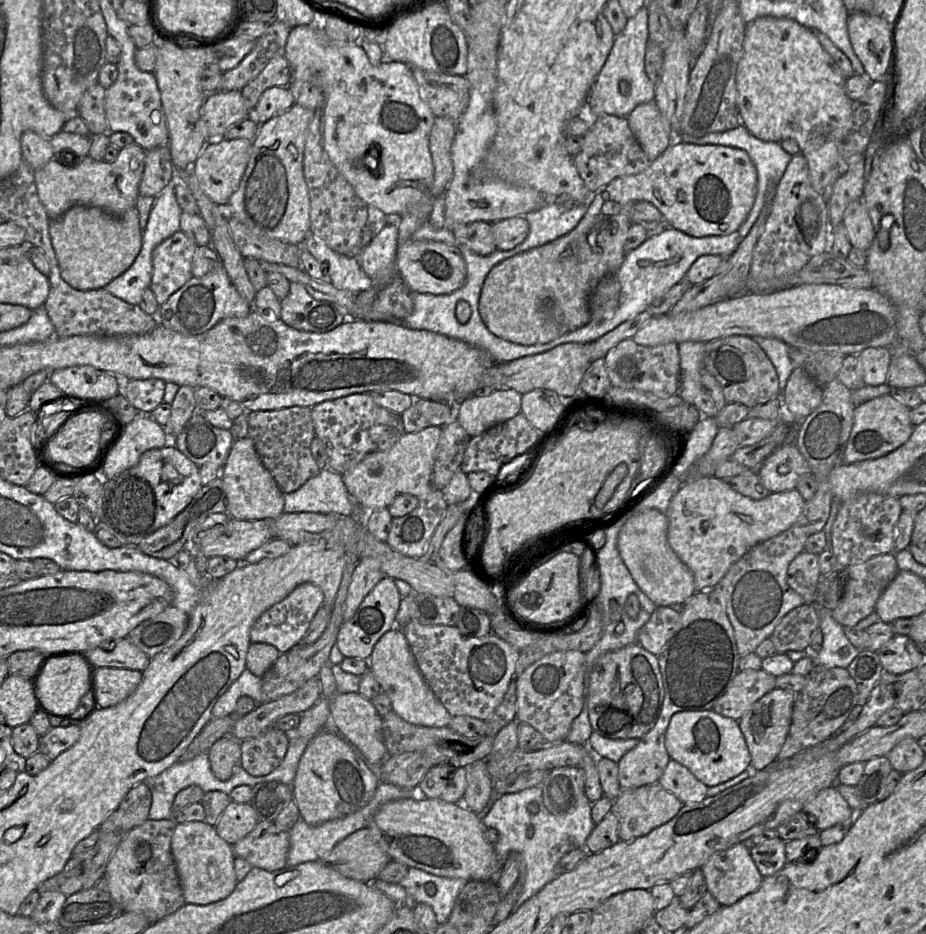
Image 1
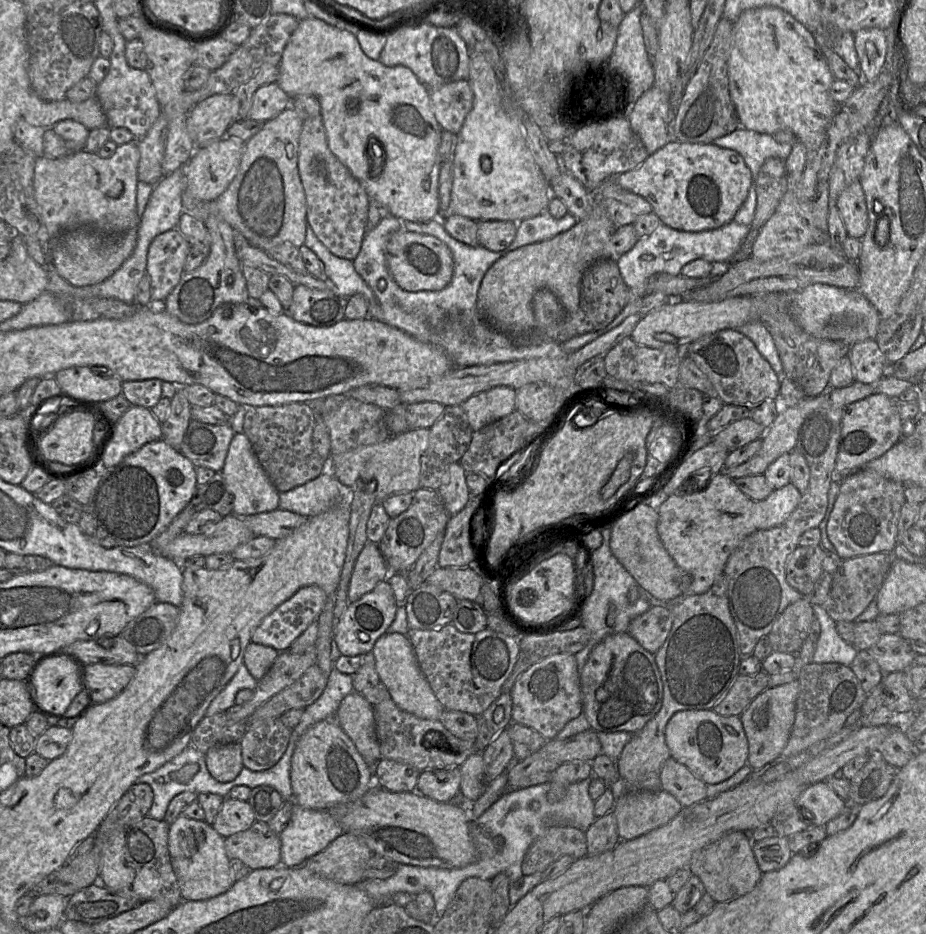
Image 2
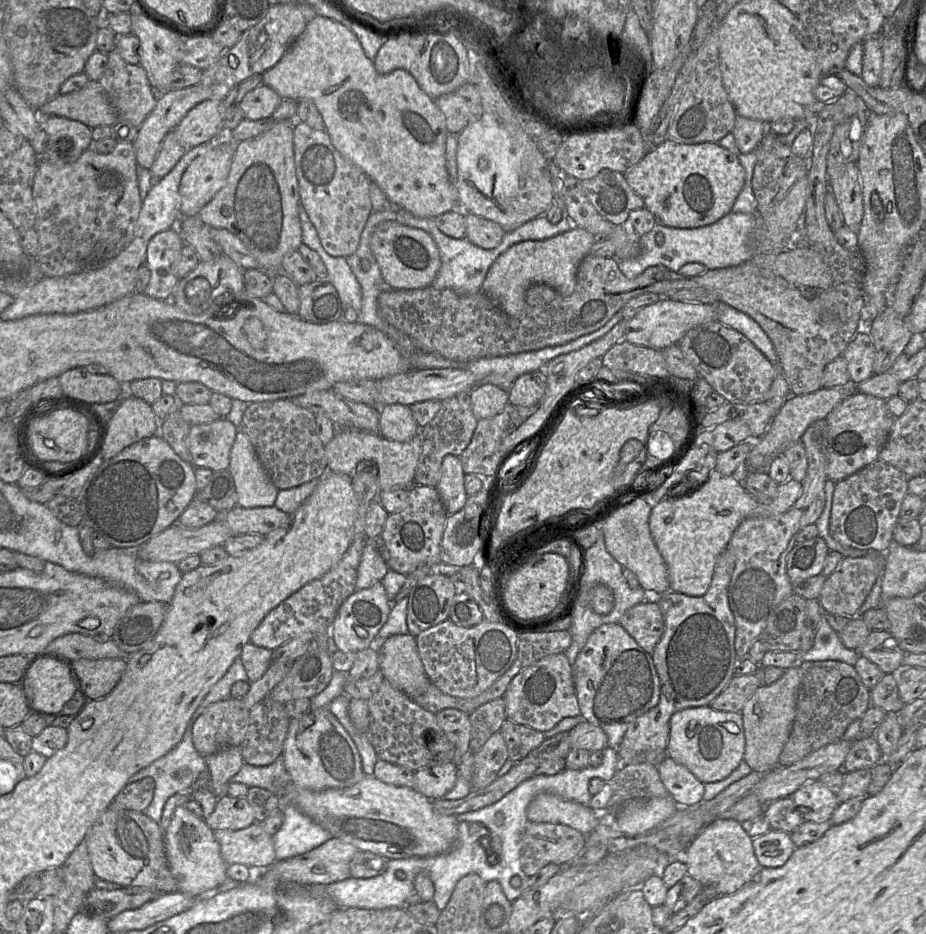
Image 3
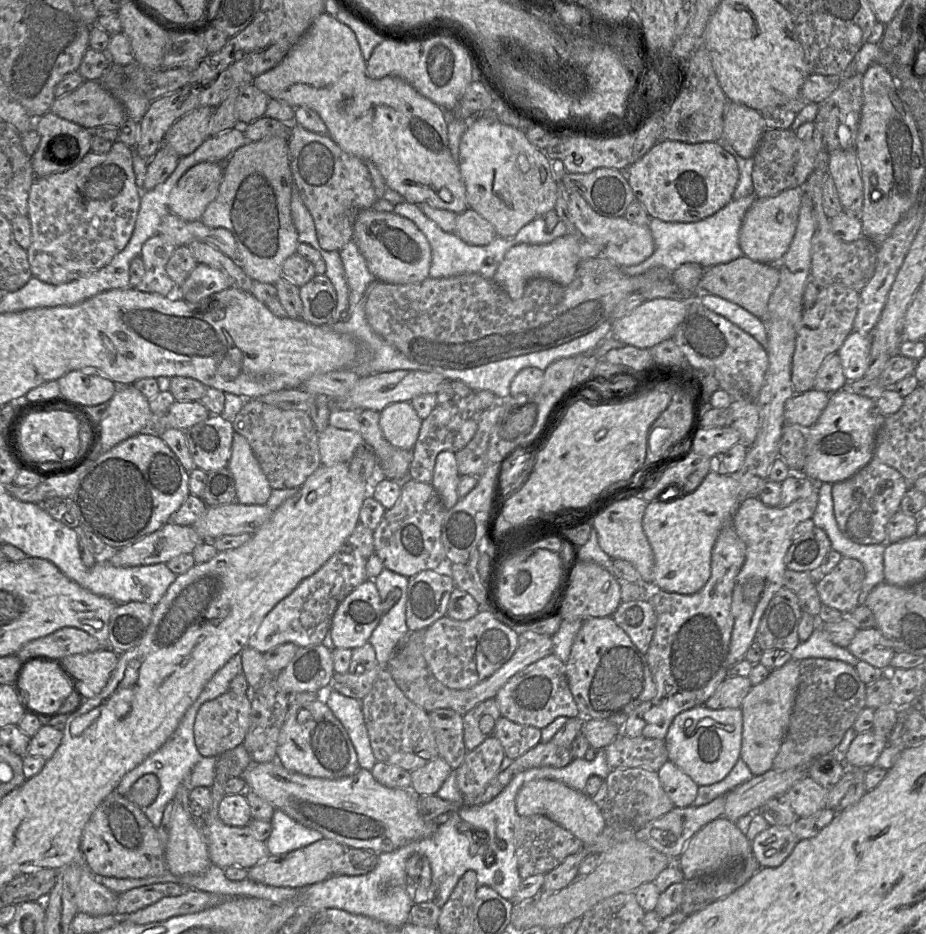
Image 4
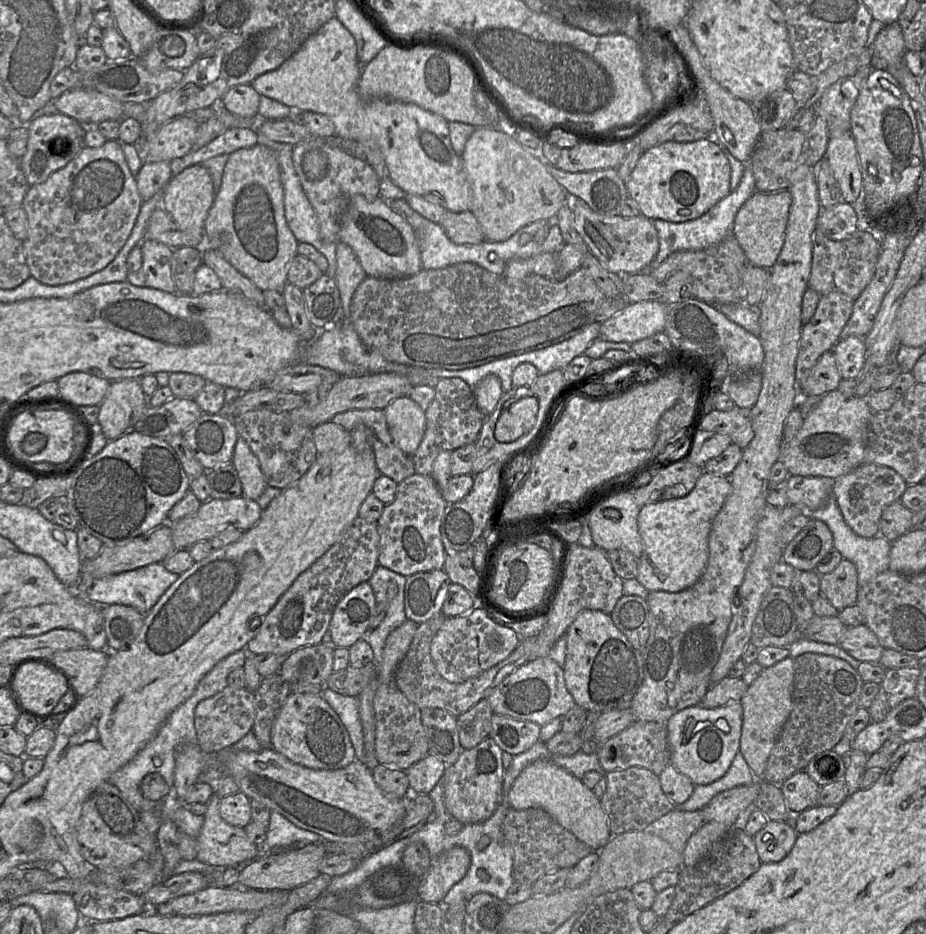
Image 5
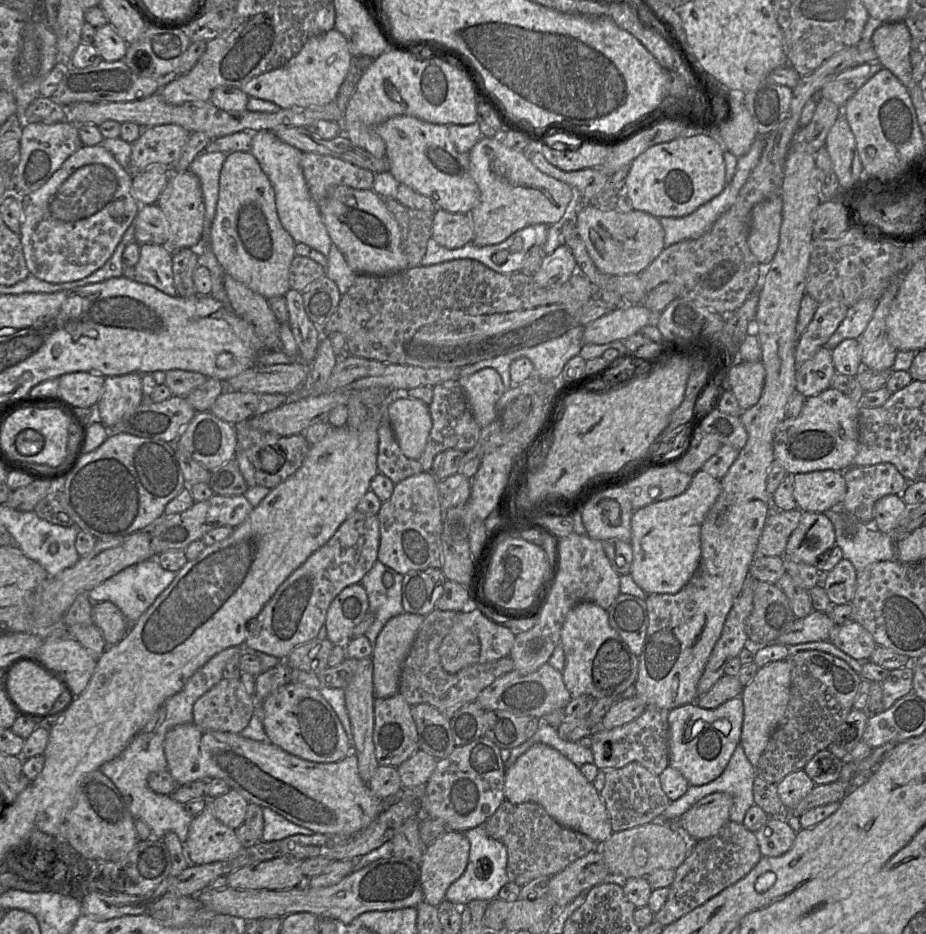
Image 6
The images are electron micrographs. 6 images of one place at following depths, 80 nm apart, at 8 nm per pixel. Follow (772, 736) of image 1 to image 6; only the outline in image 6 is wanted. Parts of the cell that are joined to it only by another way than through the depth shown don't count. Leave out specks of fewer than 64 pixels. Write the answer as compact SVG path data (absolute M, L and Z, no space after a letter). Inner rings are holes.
M791 655L784 660L771 662L758 669L754 678L741 694L744 717L740 743L750 763L756 768L768 741L784 717L790 699Z

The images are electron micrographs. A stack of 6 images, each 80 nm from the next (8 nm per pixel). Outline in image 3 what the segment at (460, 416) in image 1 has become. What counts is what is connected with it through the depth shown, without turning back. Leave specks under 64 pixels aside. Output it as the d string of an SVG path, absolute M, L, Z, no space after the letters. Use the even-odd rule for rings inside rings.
M492 384L477 385L470 392L472 412L475 418L490 418L500 413L509 402L509 393Z

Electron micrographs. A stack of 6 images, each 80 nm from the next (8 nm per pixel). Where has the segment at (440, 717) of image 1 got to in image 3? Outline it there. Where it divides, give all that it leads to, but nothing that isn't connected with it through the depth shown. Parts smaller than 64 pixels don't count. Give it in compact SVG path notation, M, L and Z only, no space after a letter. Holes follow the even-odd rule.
M408 633L393 635L385 640L378 656L384 678L410 699L428 689L430 681L417 651L416 637Z

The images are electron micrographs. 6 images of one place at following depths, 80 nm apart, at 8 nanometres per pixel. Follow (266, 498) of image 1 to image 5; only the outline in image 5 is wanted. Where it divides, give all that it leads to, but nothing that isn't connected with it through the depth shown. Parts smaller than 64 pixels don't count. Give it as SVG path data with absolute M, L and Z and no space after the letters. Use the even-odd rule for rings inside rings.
M241 437L235 444L232 464L242 484L242 497L256 501L268 485L257 457Z

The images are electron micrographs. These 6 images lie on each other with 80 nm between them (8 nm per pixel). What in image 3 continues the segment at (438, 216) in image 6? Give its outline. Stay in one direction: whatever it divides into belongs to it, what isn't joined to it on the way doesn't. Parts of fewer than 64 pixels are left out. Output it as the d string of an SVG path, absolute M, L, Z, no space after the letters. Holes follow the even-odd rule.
M465 213L466 239L483 248L493 249L507 233L499 224L481 216Z

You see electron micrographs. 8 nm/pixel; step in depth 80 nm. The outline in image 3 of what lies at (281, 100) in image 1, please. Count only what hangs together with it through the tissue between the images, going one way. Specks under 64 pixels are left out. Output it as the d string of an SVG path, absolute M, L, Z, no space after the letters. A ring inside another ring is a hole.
M261 84L244 96L240 107L244 119L259 120L272 117L281 100L272 88Z

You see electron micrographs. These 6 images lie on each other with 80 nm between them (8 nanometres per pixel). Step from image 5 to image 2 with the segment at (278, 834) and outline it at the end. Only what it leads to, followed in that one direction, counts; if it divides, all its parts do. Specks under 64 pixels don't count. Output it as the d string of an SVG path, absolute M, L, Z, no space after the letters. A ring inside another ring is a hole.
M293 804L291 819L279 833L281 865L297 867L323 851L345 831L337 818L327 810L310 810Z

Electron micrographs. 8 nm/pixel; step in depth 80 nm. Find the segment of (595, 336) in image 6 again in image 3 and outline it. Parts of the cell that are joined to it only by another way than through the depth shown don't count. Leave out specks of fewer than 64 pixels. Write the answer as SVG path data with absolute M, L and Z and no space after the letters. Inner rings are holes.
M662 298L658 302L640 309L627 322L625 340L637 346L663 351L676 345L694 327L716 320L716 309L711 304L687 303Z

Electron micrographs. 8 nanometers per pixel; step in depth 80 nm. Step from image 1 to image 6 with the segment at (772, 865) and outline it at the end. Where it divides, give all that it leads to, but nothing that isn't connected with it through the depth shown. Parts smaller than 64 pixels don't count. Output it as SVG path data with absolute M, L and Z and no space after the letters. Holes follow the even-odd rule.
M770 817L766 824L755 832L761 855L764 857L779 857L785 854L792 847L796 834L783 817Z

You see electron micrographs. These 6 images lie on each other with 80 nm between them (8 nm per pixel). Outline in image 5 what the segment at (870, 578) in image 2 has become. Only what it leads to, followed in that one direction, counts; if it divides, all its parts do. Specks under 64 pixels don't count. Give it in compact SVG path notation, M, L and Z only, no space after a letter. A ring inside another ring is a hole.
M844 558L832 572L820 579L820 594L838 611L856 604L858 588L856 566Z

